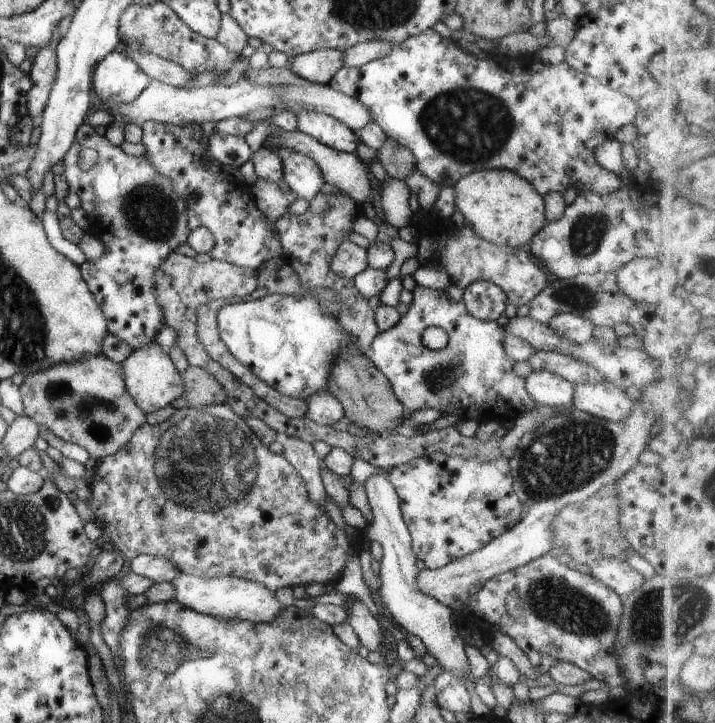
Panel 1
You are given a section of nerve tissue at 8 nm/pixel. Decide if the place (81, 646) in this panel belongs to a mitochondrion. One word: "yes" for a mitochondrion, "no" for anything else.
no

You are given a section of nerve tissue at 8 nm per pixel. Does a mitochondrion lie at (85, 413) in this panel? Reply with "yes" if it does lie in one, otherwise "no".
yes

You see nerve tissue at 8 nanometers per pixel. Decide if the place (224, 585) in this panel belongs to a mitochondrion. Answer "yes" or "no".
no

